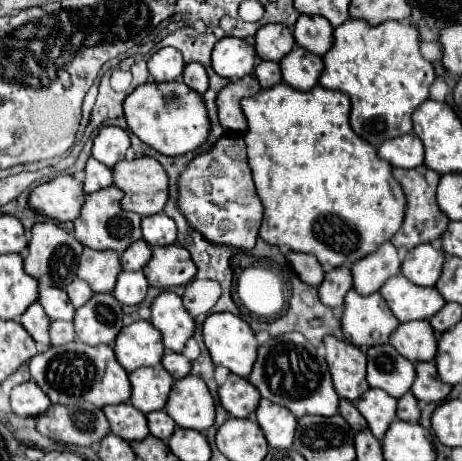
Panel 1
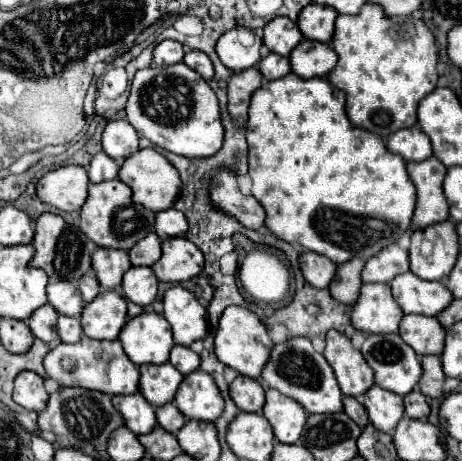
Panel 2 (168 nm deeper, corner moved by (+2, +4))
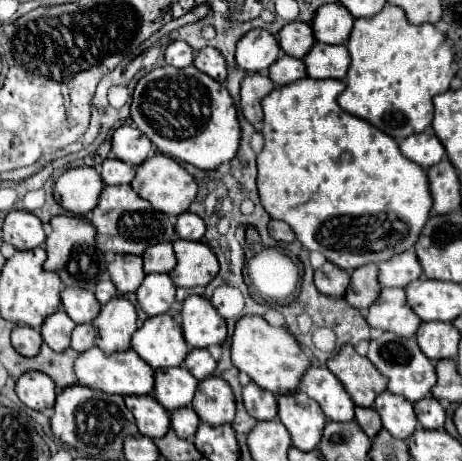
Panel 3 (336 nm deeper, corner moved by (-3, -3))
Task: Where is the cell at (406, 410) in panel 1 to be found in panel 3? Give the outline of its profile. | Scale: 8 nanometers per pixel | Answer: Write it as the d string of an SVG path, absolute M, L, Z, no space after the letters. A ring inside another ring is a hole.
M425 397L415 403L417 419L425 429L443 429L445 425L445 409L435 397Z

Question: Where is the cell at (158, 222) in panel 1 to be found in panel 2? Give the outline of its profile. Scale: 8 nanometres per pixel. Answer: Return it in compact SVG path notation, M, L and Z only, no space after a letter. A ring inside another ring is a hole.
M176 208L162 210L154 218L154 232L160 236L160 240L184 236L186 230L188 230L188 222L182 212L176 212Z

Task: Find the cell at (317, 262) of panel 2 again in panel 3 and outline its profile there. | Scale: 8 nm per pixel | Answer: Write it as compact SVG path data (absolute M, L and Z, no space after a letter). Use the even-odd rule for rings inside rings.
M329 261L315 271L315 287L327 297L343 297L347 285L349 285L349 273Z

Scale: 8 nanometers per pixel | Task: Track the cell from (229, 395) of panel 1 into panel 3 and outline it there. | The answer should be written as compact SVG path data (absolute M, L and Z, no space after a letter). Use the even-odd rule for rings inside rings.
M249 383L243 389L243 401L245 401L245 409L249 411L249 415L255 417L257 421L269 421L277 417L275 393L257 387L257 383Z

